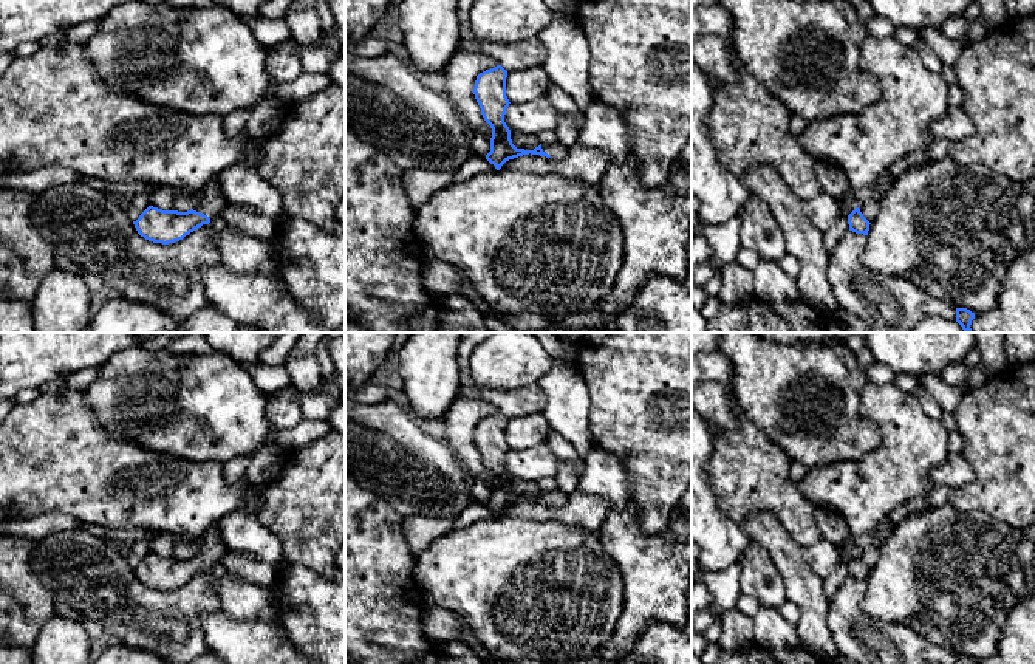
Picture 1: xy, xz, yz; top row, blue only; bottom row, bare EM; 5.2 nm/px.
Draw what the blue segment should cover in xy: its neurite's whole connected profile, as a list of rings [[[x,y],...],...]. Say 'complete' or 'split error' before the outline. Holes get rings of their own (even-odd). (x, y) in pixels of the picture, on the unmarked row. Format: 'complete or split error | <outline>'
split error | [[[215,525],[204,532],[190,557],[162,557],[149,553],[133,571],[145,587],[169,591],[183,587],[203,571],[209,571],[226,551],[223,536]]]

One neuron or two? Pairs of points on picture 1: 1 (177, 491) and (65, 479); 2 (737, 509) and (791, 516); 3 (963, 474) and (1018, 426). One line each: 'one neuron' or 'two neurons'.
1: one neuron
2: one neuron
3: two neurons

